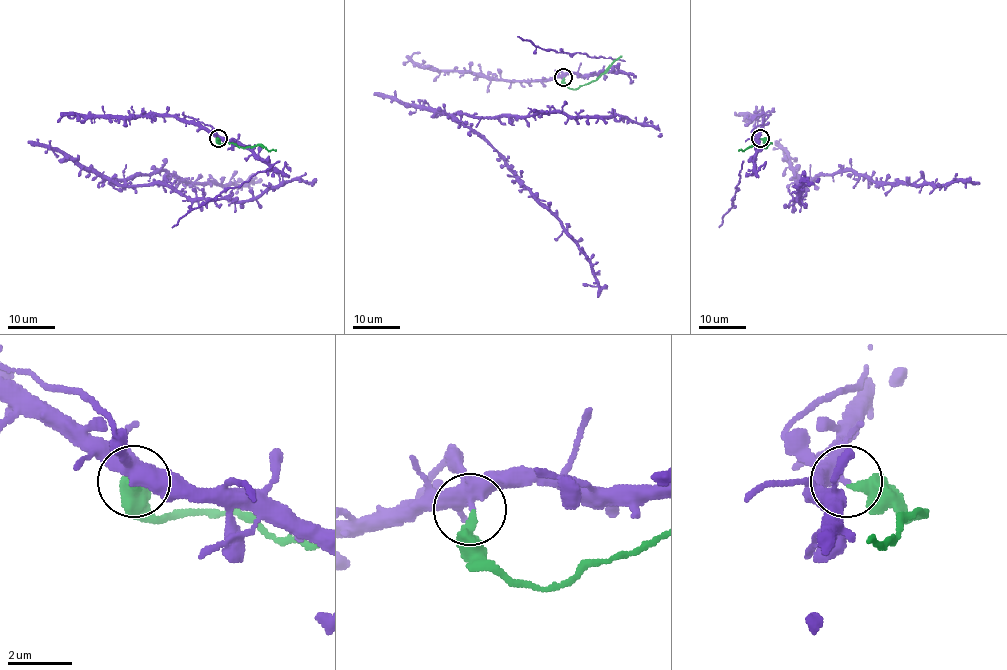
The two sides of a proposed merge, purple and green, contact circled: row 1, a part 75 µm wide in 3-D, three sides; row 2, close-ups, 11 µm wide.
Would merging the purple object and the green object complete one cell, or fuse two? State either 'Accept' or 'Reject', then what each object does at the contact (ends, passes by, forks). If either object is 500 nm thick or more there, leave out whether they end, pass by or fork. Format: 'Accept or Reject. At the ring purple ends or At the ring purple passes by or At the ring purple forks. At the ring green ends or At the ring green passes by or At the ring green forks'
Reject. At the ring purple forks. At the ring green ends

